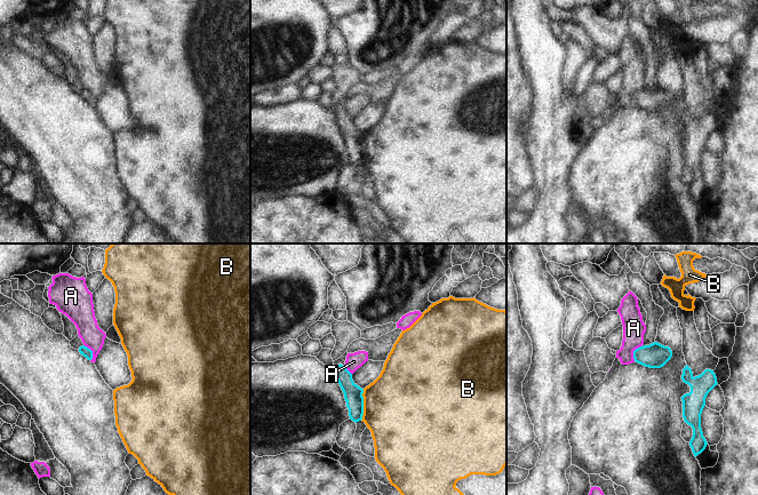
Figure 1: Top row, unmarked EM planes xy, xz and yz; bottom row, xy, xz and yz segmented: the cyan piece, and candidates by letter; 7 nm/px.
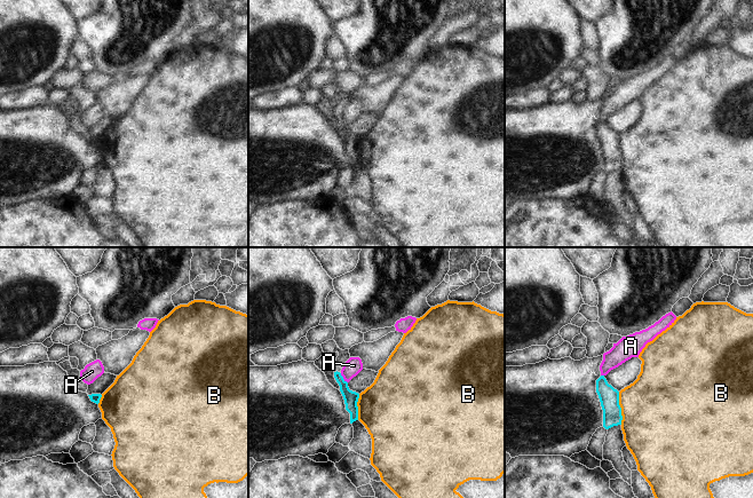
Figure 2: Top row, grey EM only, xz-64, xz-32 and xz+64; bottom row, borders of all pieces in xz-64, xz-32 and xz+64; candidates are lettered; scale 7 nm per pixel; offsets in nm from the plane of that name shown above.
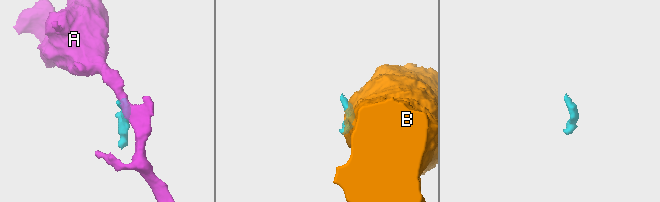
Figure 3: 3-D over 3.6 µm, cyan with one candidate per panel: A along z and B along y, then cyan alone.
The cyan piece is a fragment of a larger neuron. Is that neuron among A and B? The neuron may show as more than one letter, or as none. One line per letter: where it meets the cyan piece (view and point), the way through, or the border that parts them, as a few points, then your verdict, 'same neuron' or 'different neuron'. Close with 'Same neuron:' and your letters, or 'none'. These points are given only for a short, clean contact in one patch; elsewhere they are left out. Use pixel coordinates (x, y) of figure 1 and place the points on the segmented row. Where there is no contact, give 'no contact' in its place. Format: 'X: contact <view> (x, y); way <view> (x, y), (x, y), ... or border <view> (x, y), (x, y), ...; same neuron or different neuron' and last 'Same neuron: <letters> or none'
A: contact yz (633, 351); border yz (643, 345), (633, 351), (633, 360); different neuron
B: contact xz (362, 405); border xz (364, 389), (362, 417), (360, 420); different neuron
Same neuron: none

